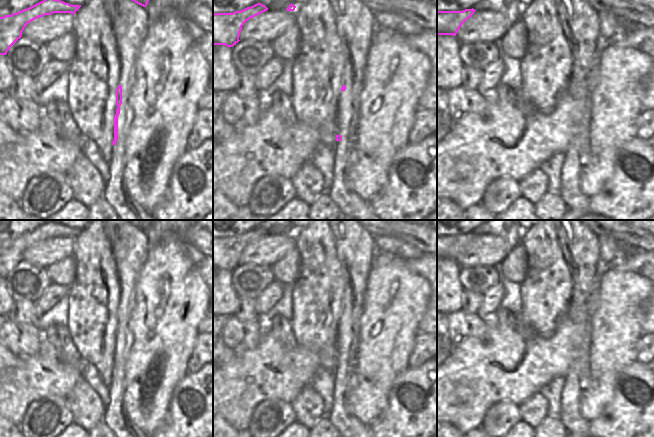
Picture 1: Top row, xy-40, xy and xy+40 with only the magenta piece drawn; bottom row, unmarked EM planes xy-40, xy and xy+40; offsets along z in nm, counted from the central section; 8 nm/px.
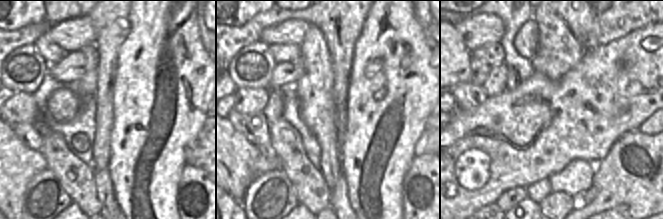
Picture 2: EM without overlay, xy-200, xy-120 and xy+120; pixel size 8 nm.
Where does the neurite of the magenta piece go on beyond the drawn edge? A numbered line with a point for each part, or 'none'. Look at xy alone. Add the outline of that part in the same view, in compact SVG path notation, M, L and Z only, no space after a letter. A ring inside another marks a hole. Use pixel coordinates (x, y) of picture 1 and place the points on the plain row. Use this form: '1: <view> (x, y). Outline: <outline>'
none

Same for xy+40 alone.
none

